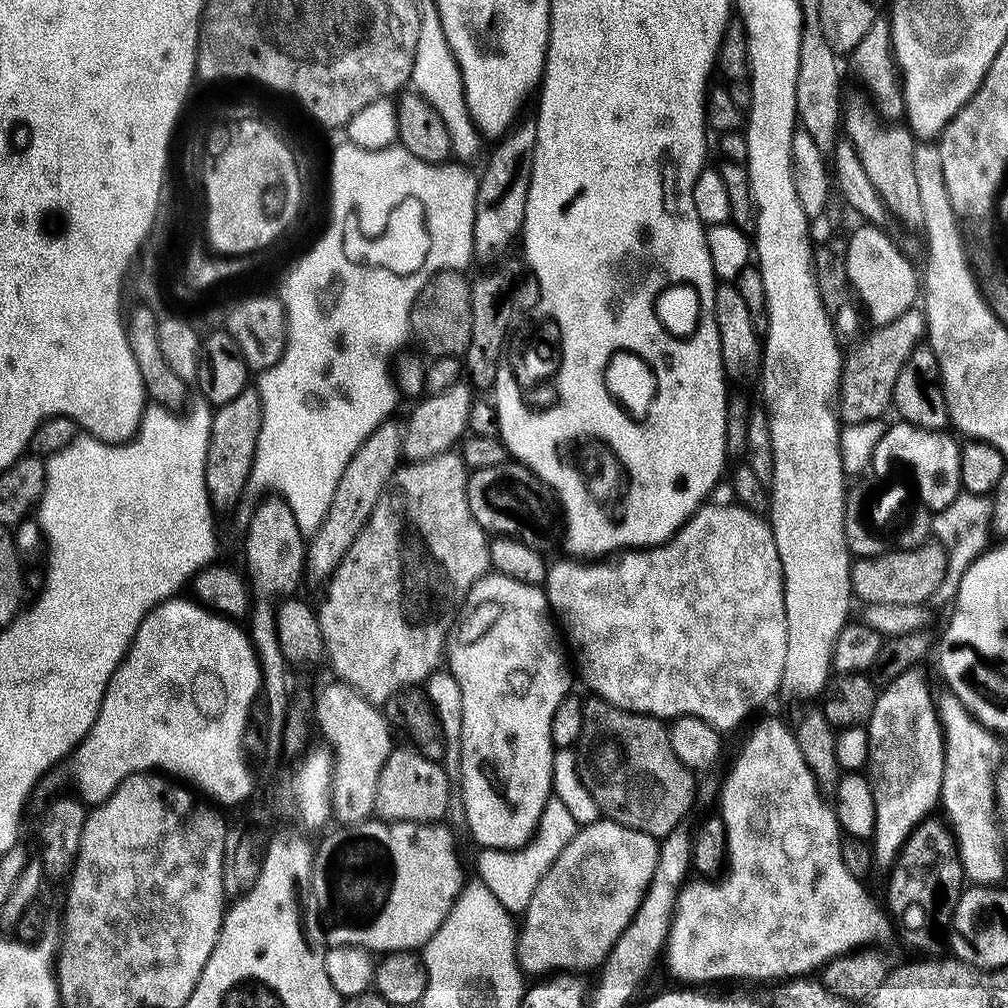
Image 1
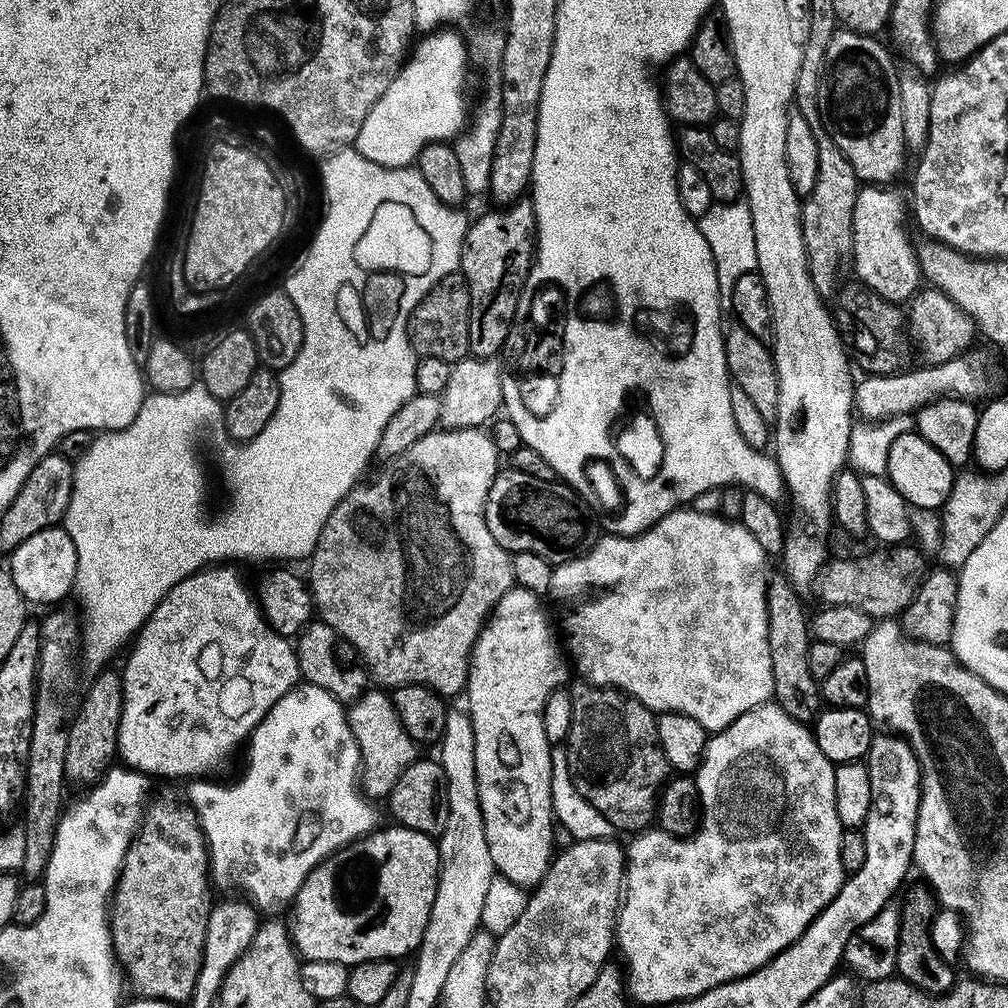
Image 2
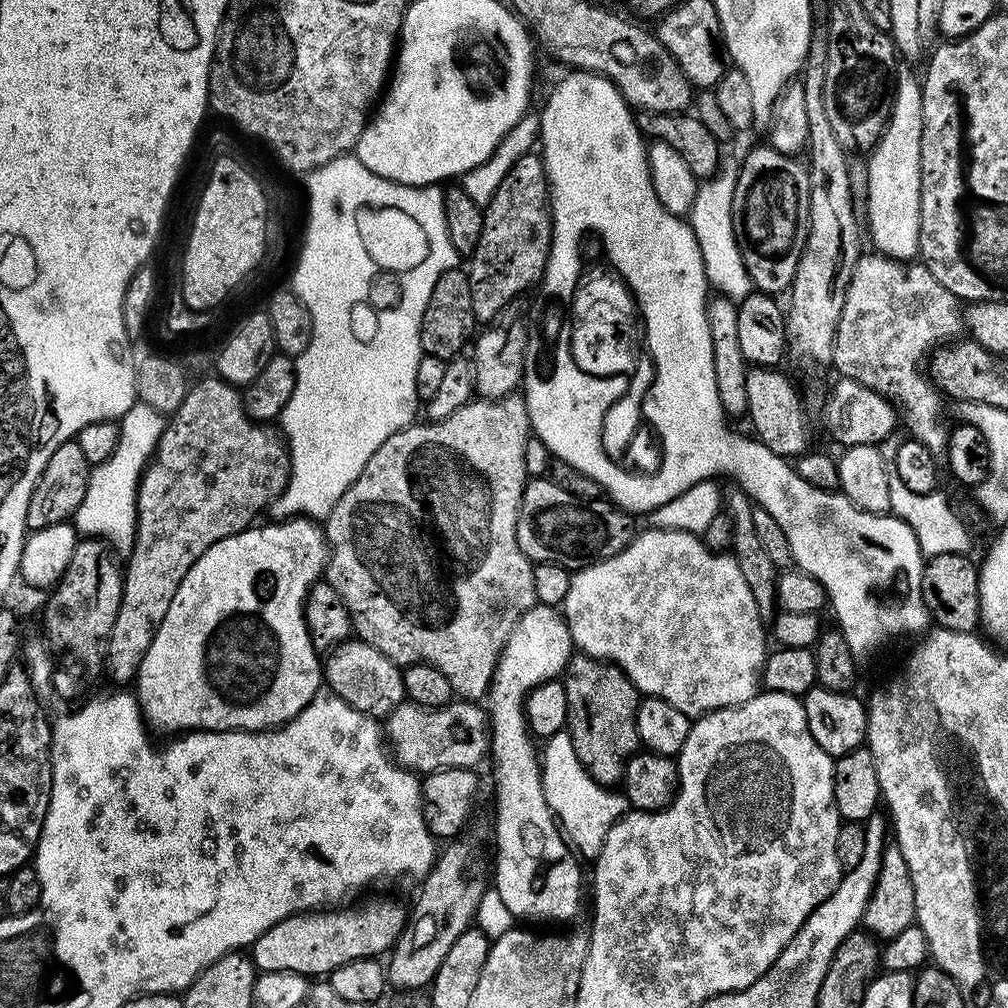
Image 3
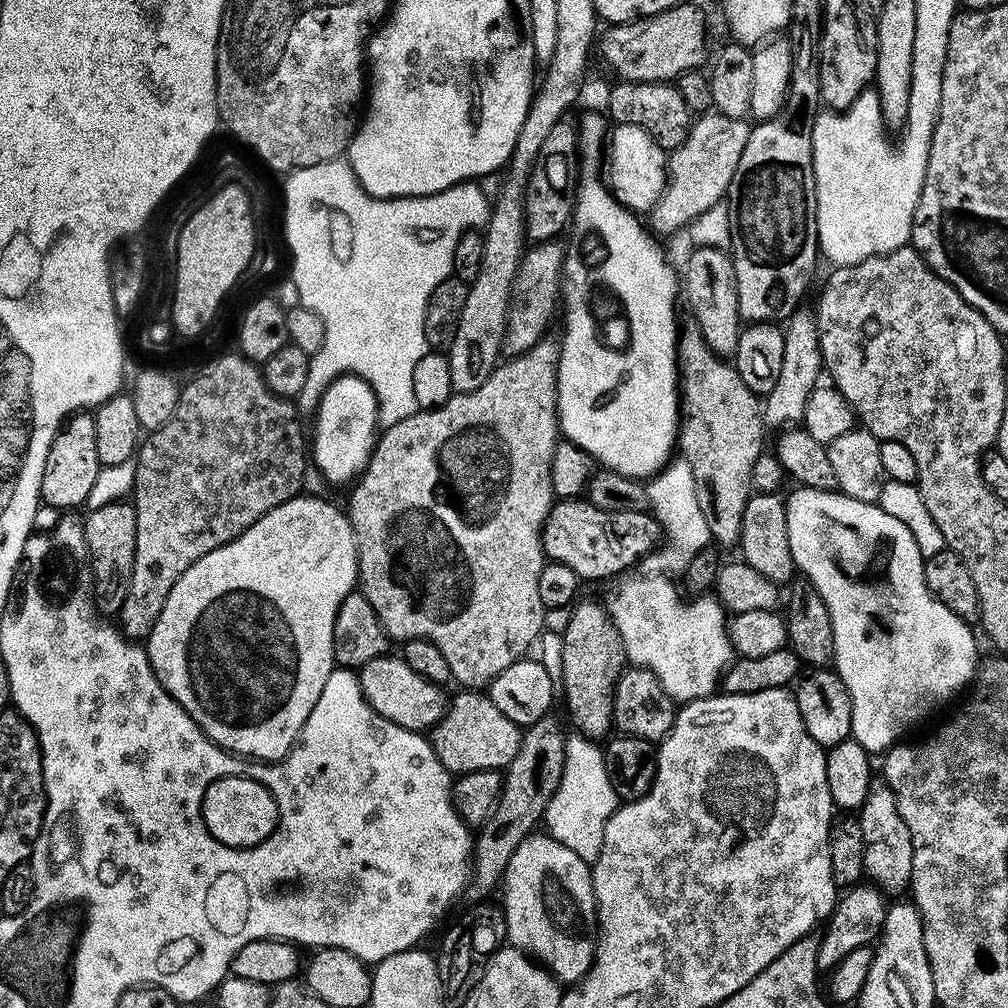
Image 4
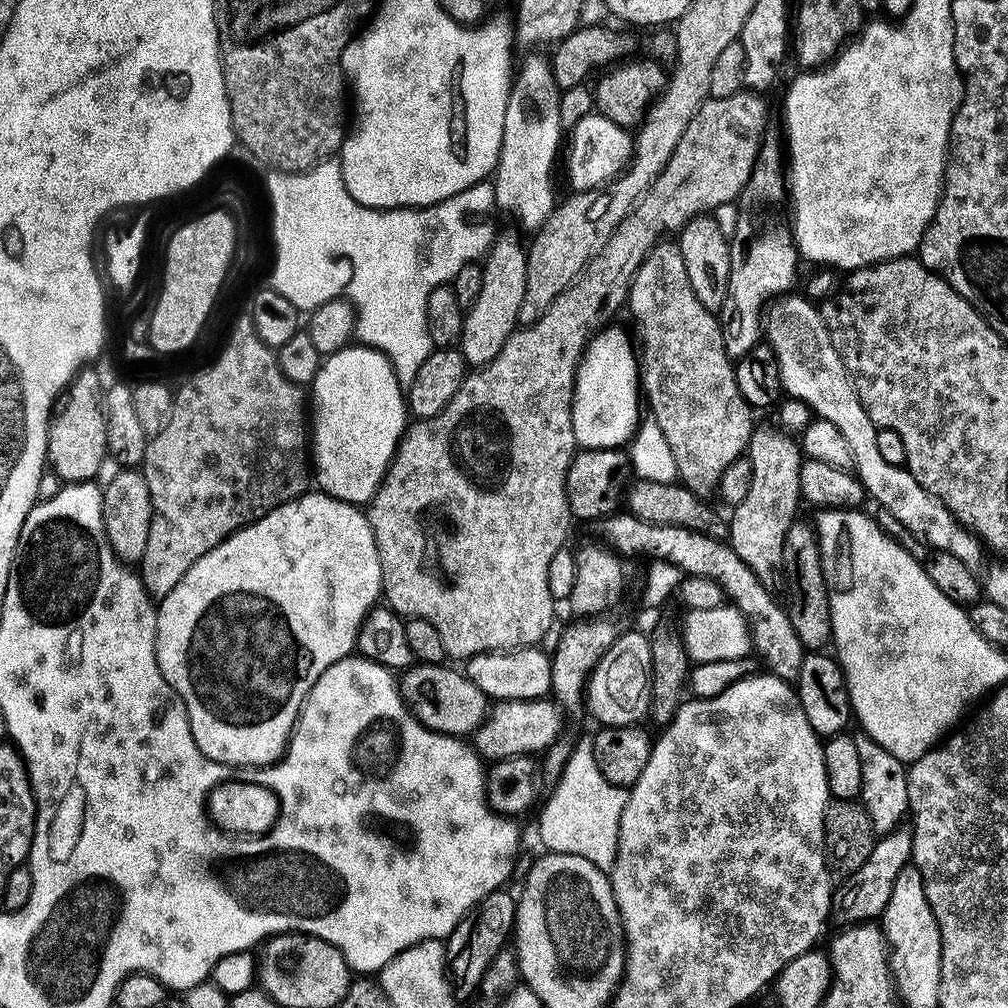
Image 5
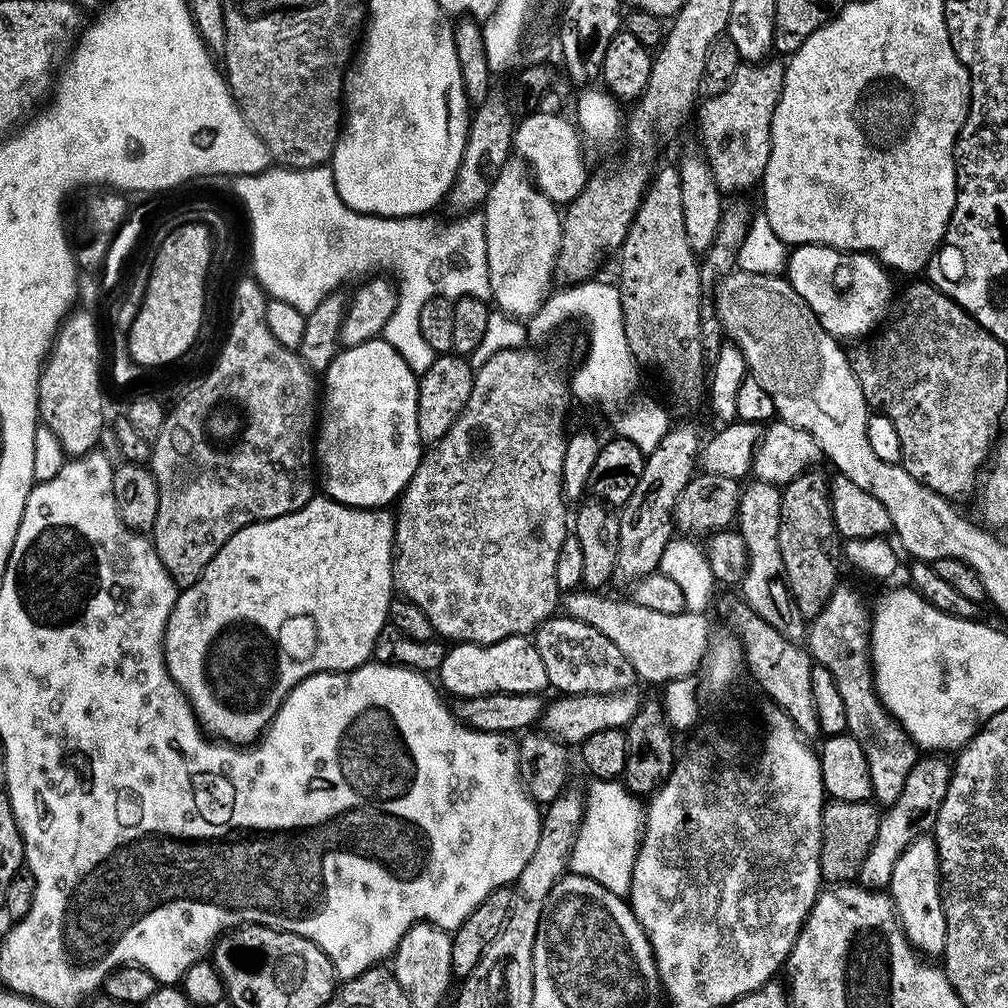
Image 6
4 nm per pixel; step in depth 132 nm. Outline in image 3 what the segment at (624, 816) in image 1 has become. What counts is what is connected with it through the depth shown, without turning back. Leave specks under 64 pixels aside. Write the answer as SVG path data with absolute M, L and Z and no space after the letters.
M583 654L573 655L564 667L562 679L568 707L566 730L574 742L578 762L582 762L594 782L605 786L619 785L623 781L628 759L635 756L641 747L636 725L636 711L641 697L636 687L615 664Z

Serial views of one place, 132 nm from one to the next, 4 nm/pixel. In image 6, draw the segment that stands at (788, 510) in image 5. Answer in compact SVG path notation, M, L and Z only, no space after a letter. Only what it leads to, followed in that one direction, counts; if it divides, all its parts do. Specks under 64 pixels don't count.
M763 478L751 482L753 484L743 485L734 521L746 542L748 555L748 569L738 588L743 600L754 610L754 614L758 614L758 618L762 618L762 622L774 626L778 634L800 642L806 636L806 621L792 600L782 562L782 546L778 546L778 530L782 526L781 489L771 480Z

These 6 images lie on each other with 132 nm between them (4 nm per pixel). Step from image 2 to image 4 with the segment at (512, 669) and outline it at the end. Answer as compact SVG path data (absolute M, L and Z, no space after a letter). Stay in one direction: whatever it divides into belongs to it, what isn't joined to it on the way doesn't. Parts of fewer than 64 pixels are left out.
M533 834L510 857L503 888L507 943L547 968L561 985L579 984L592 969L598 936L590 865L552 836Z

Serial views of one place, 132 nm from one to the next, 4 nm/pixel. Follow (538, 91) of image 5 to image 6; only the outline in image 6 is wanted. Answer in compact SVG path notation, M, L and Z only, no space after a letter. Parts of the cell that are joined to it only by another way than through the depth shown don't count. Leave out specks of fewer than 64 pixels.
M509 158L498 178L492 181L482 205L482 215L486 230L486 266L495 307L508 316L534 317L554 288L561 209L536 187L523 160Z

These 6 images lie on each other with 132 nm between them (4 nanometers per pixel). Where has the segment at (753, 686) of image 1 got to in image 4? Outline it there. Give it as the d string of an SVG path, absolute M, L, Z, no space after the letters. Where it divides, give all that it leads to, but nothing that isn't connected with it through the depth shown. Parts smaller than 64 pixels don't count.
M637 575L624 578L629 580L621 579L619 581L621 584L609 594L608 600L606 599L608 616L614 622L624 643L625 657L635 667L650 670L654 678L662 682L662 690L666 690L666 694L670 694L674 701L684 702L689 698L701 700L703 696L713 695L721 683L725 668L734 659L732 639L728 636L729 621L726 619L724 605L712 594L685 599L681 589L677 585L676 589L667 575Z

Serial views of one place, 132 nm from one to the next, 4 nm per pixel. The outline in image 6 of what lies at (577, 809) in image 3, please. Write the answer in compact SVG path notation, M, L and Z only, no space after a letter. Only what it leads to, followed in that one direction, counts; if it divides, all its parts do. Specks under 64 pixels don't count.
M592 778L587 782L589 783L588 788L583 789L584 817L576 835L574 850L568 856L571 875L585 876L594 882L598 882L598 886L606 886L606 890L610 890L610 894L627 897L632 885L634 862L640 849L645 809L642 807L641 801L628 791L620 780L597 780Z

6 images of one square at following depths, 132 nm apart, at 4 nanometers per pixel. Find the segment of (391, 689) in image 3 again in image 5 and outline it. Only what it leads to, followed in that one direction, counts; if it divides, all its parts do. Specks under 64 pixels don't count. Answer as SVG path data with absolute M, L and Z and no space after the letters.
M415 663L399 677L400 693L408 709L431 732L441 732L443 736L468 738L488 717L490 701L474 682L470 682L463 671L448 668L443 664Z

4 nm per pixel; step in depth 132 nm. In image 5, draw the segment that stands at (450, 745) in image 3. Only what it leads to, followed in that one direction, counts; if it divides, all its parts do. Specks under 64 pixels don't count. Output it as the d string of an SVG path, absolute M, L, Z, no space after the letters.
M551 698L539 700L502 700L488 709L488 717L474 733L474 747L485 761L536 756L561 739L564 716L559 704Z

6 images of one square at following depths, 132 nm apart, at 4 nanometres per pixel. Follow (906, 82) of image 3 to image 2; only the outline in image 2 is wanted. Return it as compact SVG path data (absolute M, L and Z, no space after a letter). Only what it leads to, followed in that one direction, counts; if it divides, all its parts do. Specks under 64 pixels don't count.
M864 186L854 202L854 246L852 247L852 264L858 275L859 283L865 284L868 289L879 294L882 298L895 302L908 302L916 295L922 284L920 266L916 261L916 249L914 240L908 237L904 229L904 208L906 212L906 200L903 200L892 186Z

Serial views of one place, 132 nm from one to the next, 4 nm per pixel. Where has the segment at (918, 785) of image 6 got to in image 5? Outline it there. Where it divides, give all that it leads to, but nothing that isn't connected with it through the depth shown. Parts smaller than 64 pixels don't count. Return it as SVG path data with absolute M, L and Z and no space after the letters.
M901 826L879 837L874 850L870 850L870 858L866 858L866 862L862 862L862 866L858 866L854 874L843 877L833 891L831 919L837 920L837 925L840 926L879 921L886 910L886 902L890 902L890 893L894 890L898 874L902 874L902 870L909 867L911 859L911 827Z

